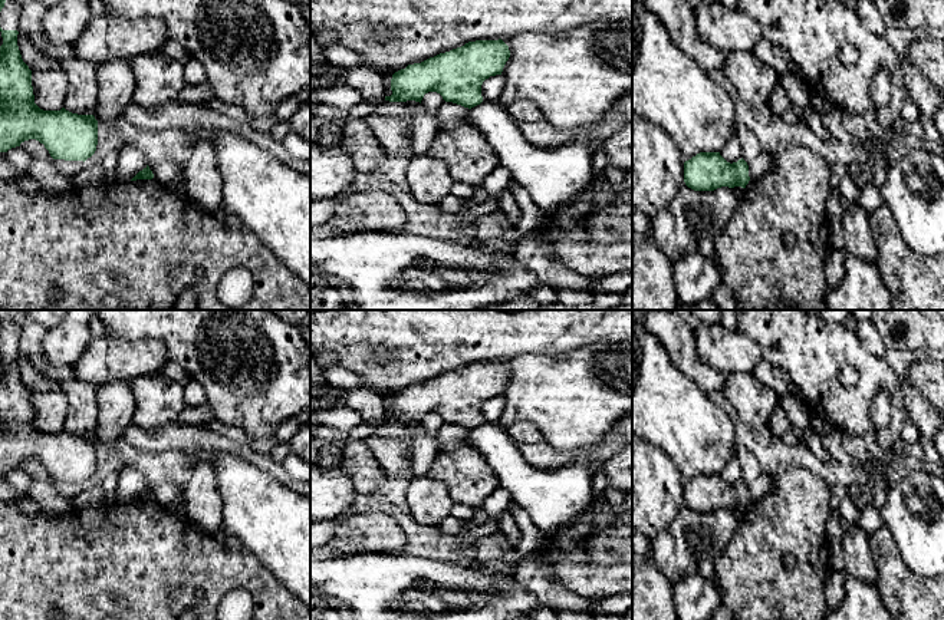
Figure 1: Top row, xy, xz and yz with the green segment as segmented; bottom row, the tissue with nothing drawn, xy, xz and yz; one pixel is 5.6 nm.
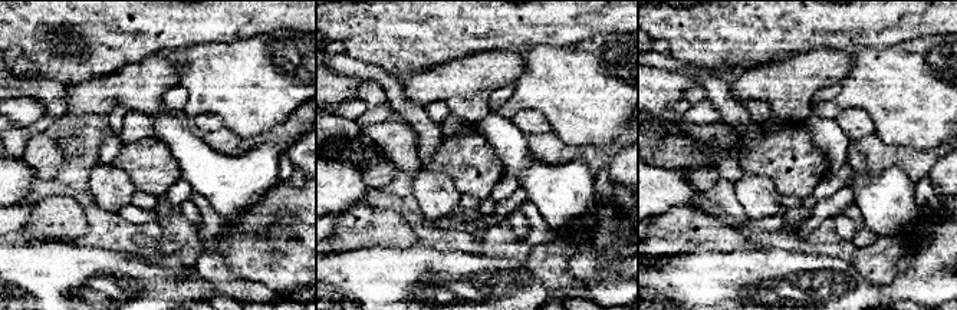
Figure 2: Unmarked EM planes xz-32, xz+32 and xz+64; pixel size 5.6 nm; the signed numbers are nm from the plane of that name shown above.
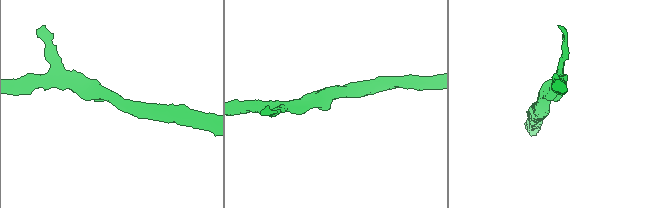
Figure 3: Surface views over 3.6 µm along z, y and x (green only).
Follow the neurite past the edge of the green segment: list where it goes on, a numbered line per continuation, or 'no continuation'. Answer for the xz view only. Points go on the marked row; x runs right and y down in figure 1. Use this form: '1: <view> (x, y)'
no continuation

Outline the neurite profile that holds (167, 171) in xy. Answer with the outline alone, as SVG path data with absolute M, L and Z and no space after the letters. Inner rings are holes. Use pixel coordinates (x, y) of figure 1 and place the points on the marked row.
M167 156L154 162L148 162L148 166L154 174L154 178L164 185L182 182L185 179L184 166L178 165L175 161Z

